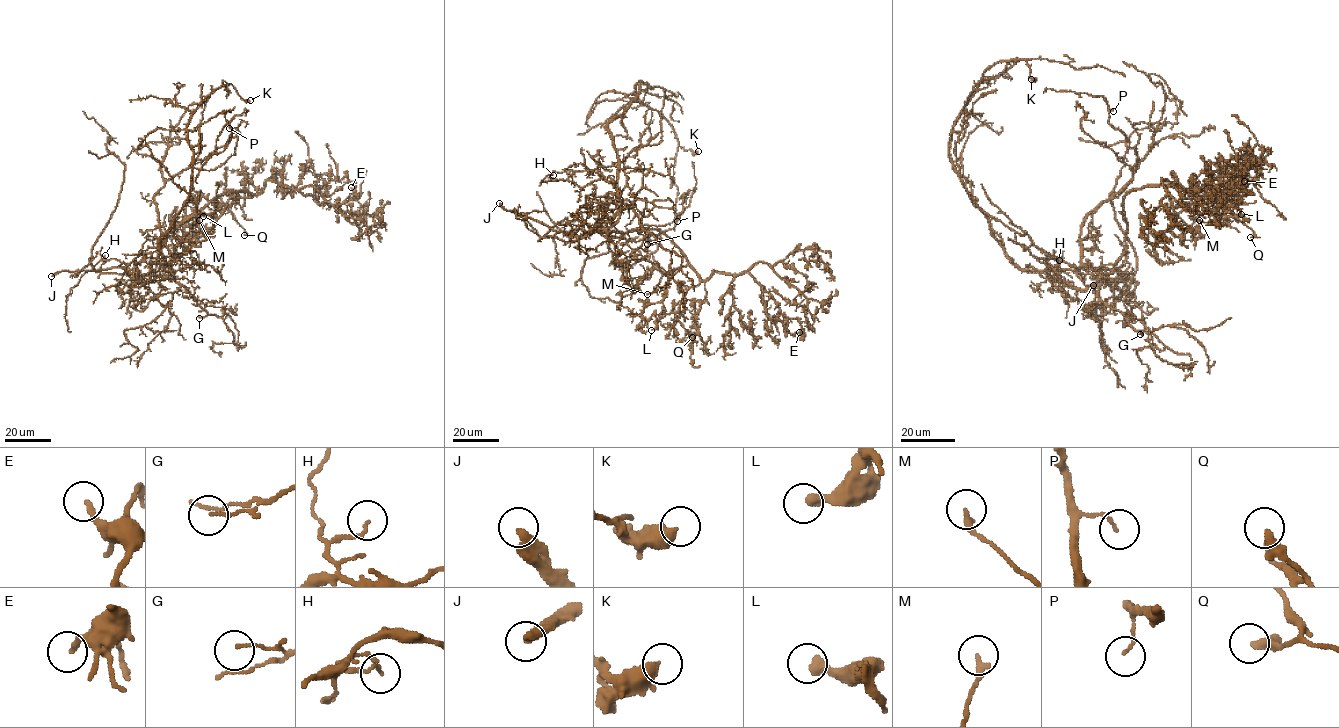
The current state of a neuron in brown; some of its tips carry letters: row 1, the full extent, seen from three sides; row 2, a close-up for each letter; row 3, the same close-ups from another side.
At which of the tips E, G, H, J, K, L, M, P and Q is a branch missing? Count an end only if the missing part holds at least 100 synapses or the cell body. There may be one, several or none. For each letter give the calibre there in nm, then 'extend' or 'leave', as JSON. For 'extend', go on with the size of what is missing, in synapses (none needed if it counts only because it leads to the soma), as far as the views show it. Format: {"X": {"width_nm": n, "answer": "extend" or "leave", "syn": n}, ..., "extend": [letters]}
{"E": {"width_nm": 200, "answer": "leave"}, "G": {"width_nm": 100, "answer": "leave"}, "H": {"width_nm": 110, "answer": "leave"}, "J": {"width_nm": 380, "answer": "extend"}, "K": {"width_nm": 320, "answer": "leave"}, "L": {"width_nm": 360, "answer": "leave"}, "M": {"width_nm": 240, "answer": "leave"}, "P": {"width_nm": 110, "answer": "leave"}, "Q": {"width_nm": 360, "answer": "leave"}, "extend": ["J"]}

